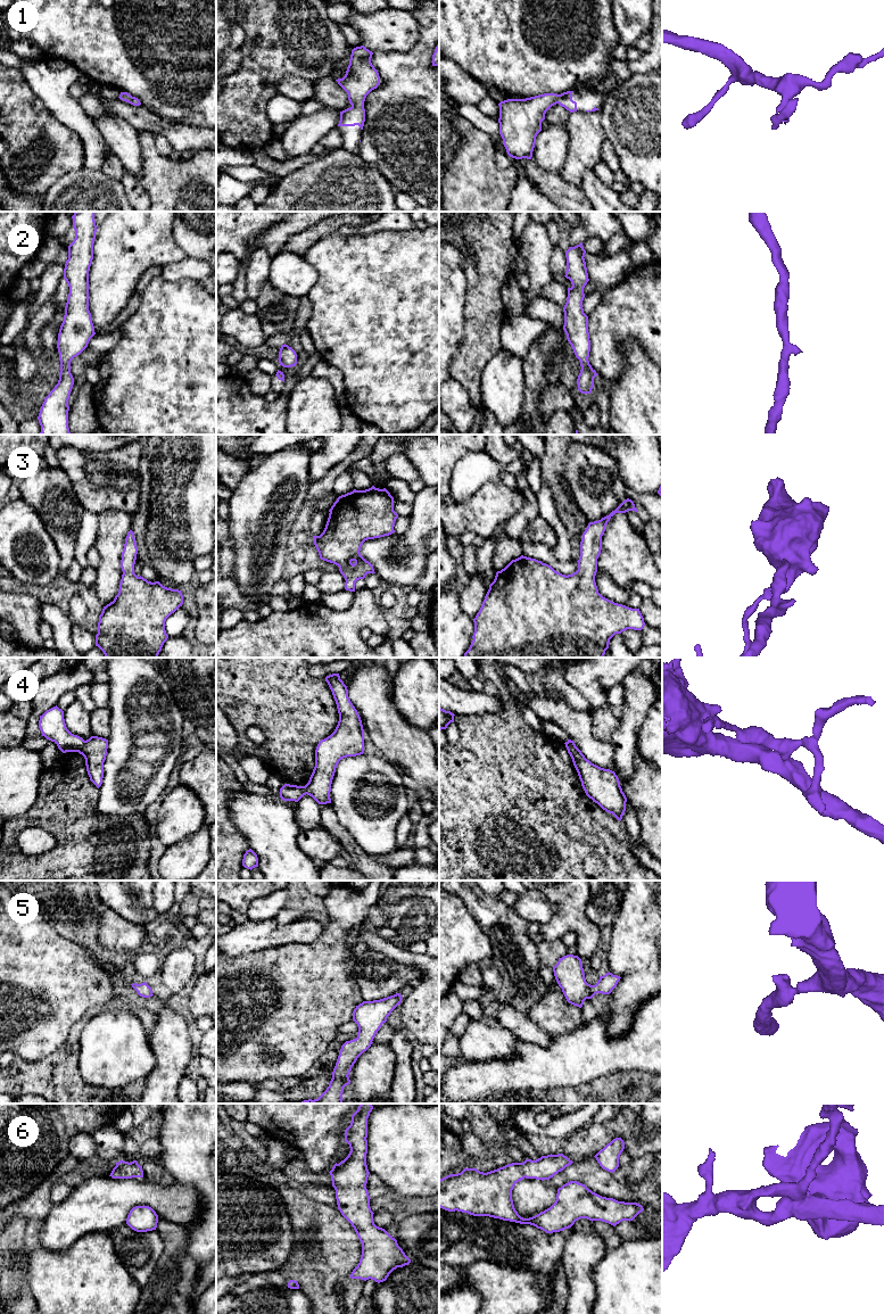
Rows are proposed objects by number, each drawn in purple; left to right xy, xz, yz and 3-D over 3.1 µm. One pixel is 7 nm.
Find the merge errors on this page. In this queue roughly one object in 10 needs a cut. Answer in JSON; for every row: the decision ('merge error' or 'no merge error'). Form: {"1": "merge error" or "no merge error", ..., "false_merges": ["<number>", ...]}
{"1": "no merge error", "2": "no merge error", "3": "no merge error", "4": "merge error", "5": "no merge error", "6": "no merge error", "false_merges": ["4"]}

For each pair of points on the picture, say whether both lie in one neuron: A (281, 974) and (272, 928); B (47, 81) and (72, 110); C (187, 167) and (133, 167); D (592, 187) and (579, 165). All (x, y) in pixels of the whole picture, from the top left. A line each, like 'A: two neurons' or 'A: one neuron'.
A: two neurons
B: one neuron
C: two neurons
D: two neurons

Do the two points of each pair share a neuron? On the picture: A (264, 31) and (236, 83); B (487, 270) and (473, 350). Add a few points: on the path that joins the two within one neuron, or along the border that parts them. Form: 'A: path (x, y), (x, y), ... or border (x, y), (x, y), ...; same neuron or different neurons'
A: path (264, 43), (264, 55), (248, 71); same neuron
B: path (487, 290), (484, 297), (481, 330); same neuron

